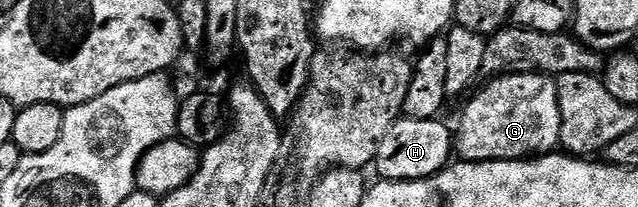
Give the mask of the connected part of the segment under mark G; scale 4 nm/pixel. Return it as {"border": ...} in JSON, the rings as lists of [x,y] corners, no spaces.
{"border":[[[505,73],[502,77],[496,77],[488,80],[486,83],[488,85],[464,107],[463,118],[459,121],[459,129],[457,125],[457,136],[453,141],[453,149],[457,154],[459,161],[522,161],[524,159],[556,152],[556,150],[560,148],[562,142],[561,127],[563,126],[563,120],[561,119],[559,86],[556,78],[545,73]]]}

